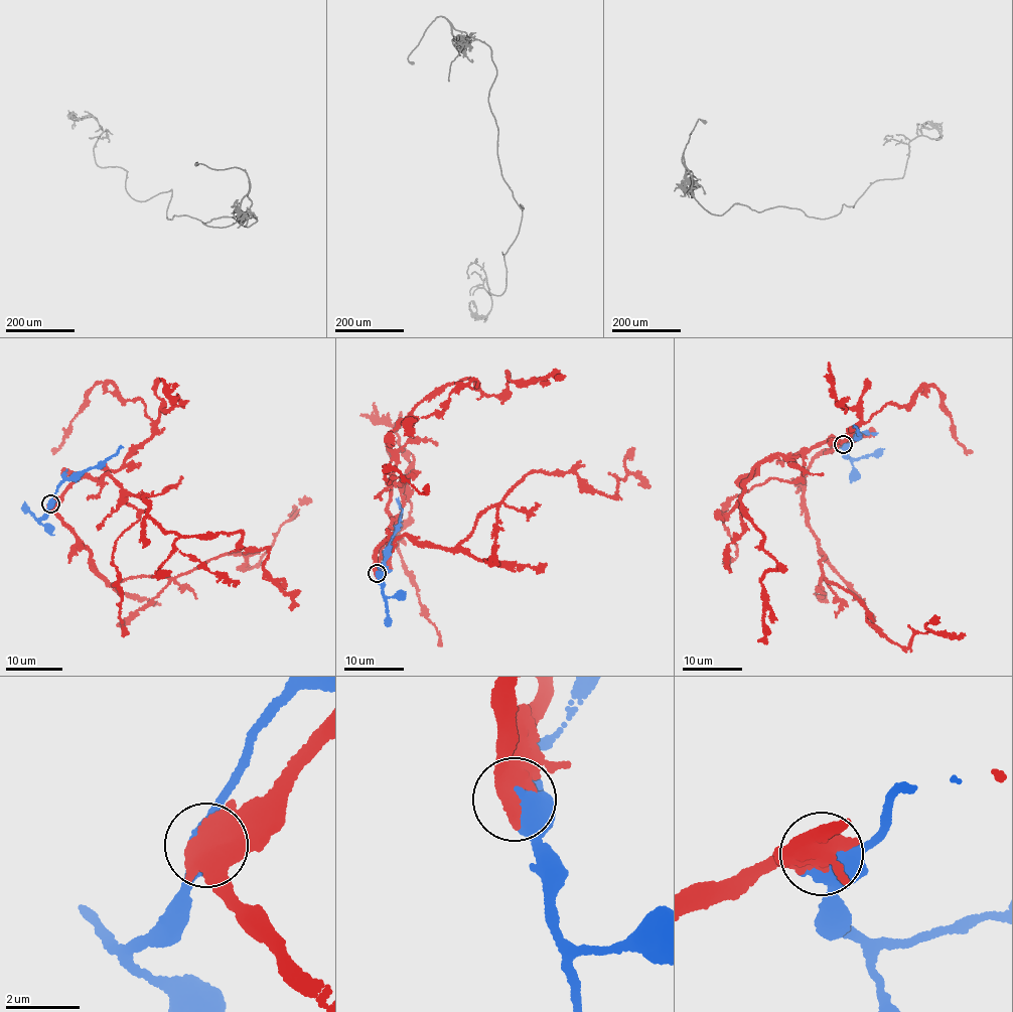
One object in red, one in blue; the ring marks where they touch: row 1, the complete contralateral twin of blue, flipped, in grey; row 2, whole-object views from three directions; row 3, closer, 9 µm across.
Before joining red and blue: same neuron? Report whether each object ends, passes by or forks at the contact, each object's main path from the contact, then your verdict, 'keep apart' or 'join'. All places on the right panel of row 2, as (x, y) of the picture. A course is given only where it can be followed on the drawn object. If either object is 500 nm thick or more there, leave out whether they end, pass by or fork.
red via (843, 444), (820, 452), (807, 473), (804, 507), (826, 555), (824, 576), (905, 647), (934, 621) | blue via (843, 444), (851, 442), (857, 435), (861, 436), (853, 427) | keep apart

